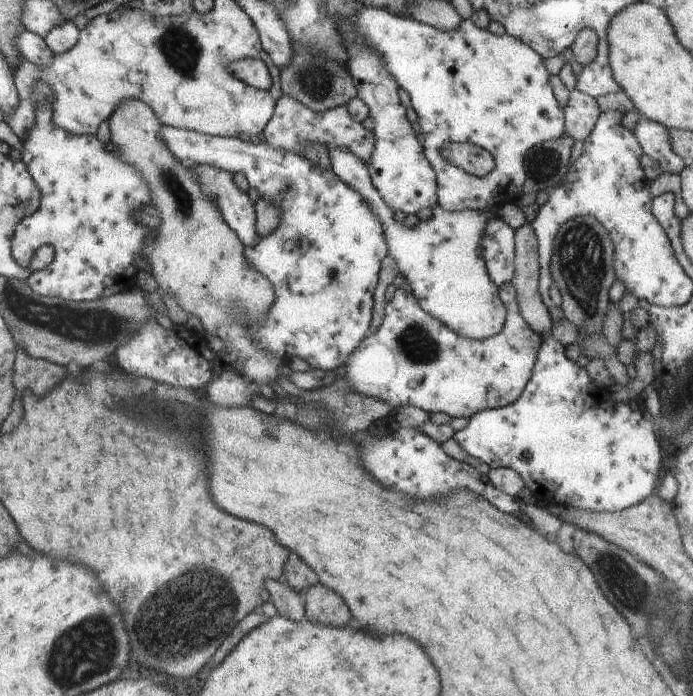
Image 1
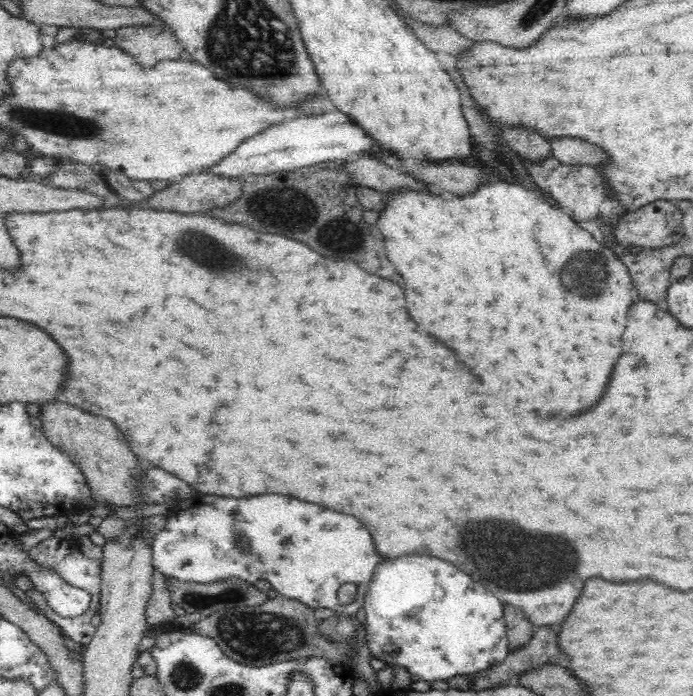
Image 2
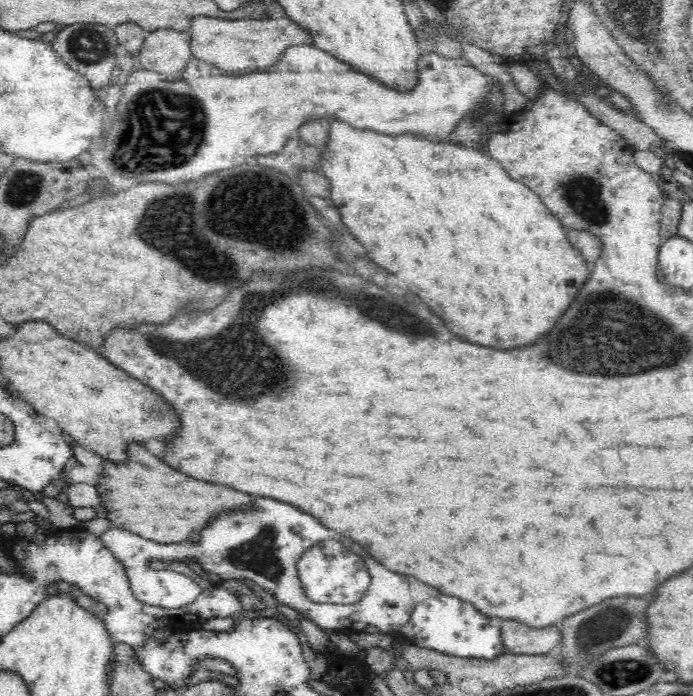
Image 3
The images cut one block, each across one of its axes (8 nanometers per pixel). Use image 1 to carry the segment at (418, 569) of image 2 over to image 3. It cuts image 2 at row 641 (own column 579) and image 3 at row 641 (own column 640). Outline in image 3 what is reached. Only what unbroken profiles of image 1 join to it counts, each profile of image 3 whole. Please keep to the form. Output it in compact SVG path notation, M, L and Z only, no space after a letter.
M438 594L438 598L430 596L426 604L416 604L410 621L396 631L396 637L410 645L462 658L492 660L506 652L496 620L482 616L470 602L444 594Z

